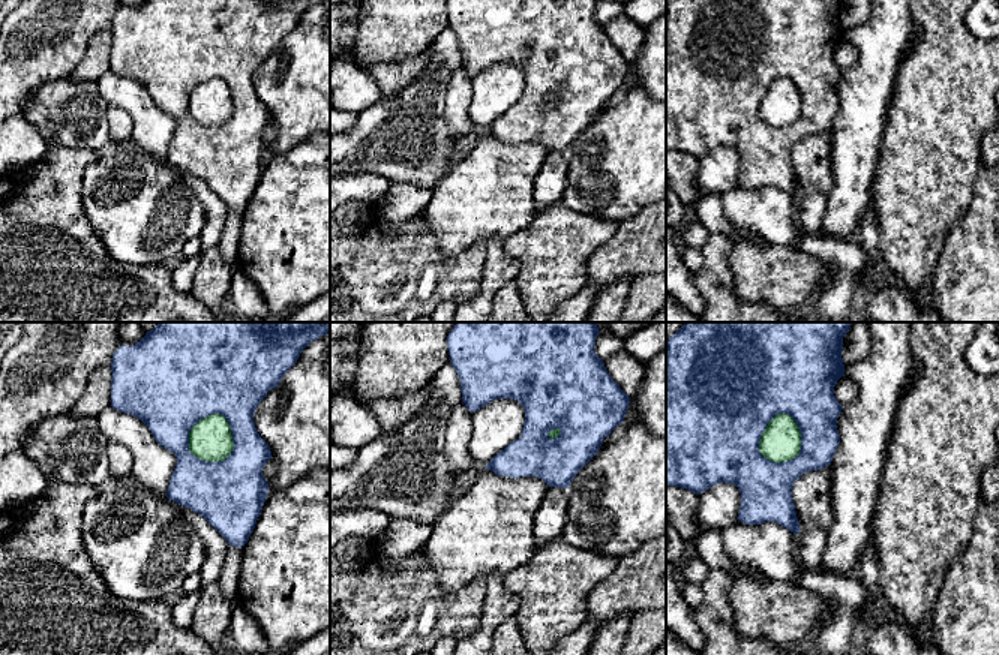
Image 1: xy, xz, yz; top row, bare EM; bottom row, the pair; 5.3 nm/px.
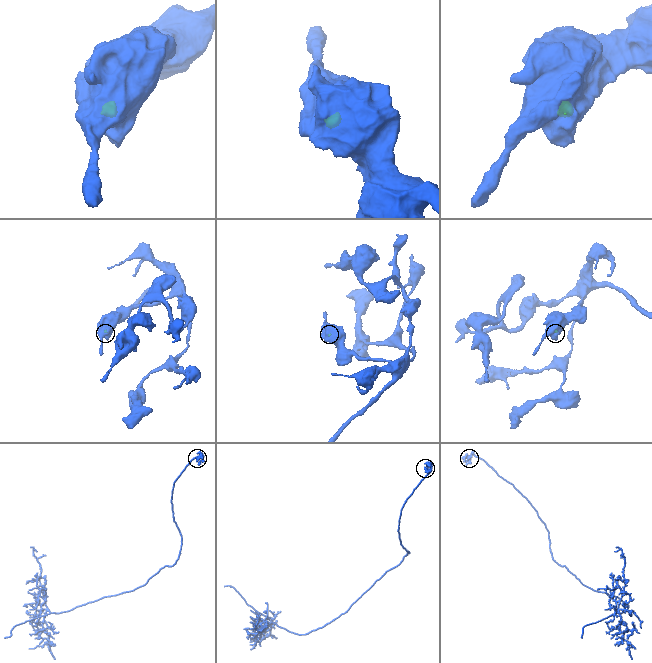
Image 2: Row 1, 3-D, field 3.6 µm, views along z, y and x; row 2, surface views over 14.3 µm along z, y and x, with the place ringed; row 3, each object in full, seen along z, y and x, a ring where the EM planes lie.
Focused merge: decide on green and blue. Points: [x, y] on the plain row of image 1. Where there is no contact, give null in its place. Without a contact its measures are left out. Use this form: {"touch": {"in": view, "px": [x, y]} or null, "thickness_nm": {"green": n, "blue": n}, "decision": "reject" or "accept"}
{"touch": {"in": "xy", "px": [233, 110]}, "thickness_nm": {"green": 240, "blue": 360}, "decision": "reject"}

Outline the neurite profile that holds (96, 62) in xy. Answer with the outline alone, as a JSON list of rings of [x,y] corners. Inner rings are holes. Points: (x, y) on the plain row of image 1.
[[[111,28],[93,36],[82,61],[69,78],[76,81],[98,81],[104,73],[111,70],[111,42]]]

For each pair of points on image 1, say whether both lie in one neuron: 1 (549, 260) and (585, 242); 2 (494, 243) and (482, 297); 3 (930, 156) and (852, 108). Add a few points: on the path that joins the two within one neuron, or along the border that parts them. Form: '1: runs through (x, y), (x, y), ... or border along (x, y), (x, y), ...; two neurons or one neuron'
1: runs through (558, 251), (567, 242), (576, 242); one neuron
2: runs through (494, 257), (494, 279), (491, 284); one neuron
3: border along (893, 93), (888, 102), (887, 125), (876, 162); two neurons

